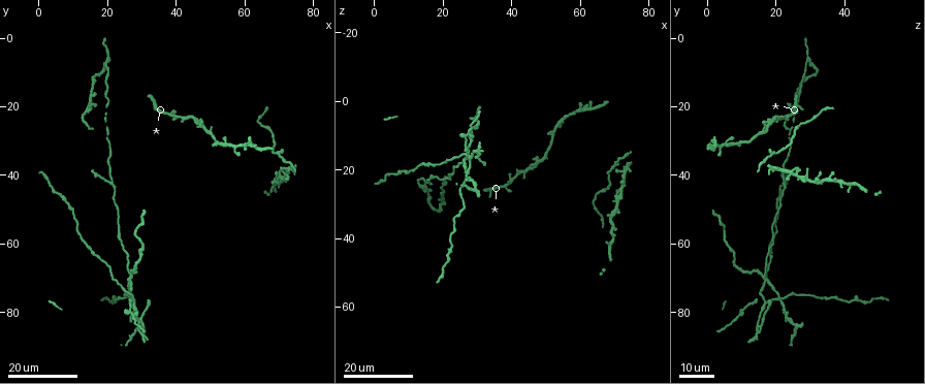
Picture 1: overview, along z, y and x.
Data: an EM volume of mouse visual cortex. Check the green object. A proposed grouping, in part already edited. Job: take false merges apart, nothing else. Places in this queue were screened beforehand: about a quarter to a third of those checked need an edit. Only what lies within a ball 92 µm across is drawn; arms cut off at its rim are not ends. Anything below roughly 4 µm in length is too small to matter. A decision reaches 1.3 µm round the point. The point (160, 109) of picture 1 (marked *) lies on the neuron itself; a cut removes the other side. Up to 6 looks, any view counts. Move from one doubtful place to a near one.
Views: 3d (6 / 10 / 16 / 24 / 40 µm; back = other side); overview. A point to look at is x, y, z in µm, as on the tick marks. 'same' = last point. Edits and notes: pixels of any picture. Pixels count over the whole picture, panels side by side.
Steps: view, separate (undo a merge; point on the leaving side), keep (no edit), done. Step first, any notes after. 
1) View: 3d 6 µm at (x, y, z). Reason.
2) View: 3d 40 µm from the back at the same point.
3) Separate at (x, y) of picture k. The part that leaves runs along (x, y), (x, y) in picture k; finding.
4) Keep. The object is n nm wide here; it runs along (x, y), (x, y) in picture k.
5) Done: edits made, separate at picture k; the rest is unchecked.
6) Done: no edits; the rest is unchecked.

View: 3d 16 µm at (27.0, 69.5, 16.5).

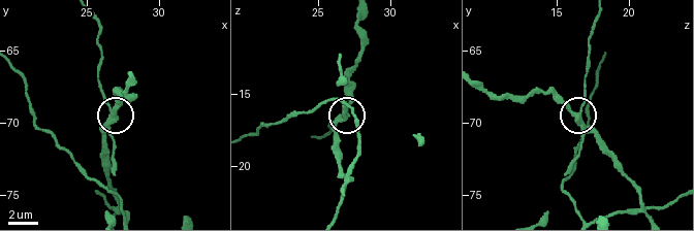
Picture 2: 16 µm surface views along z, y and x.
View: 3d 10 µm at (27.0, 69.6, 16.4).

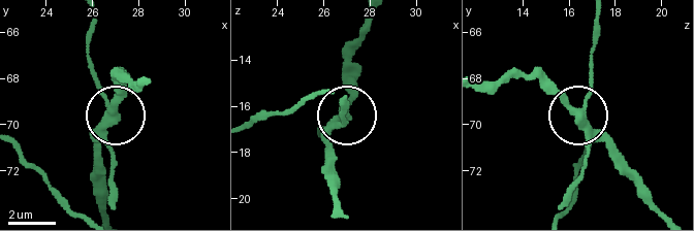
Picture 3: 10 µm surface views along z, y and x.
Separate at (99, 150) of picture 3. 3 arms meet here; the part that leaves runs along (100, 127), (95, 196), (102, 213) in picture 3; two neurons meet here.

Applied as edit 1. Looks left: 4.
View: 3d 24 µm at (21.5, 42.0, 22.0). Arms part here.

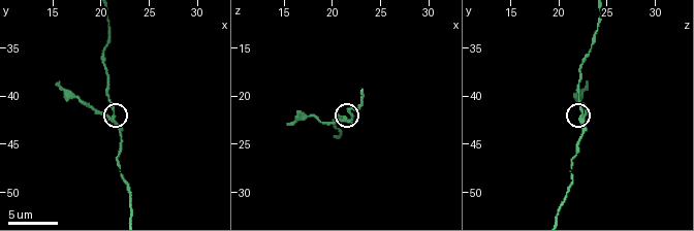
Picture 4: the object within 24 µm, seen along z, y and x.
View: 3d 10 µm at (21.4, 42.4, 22.2).

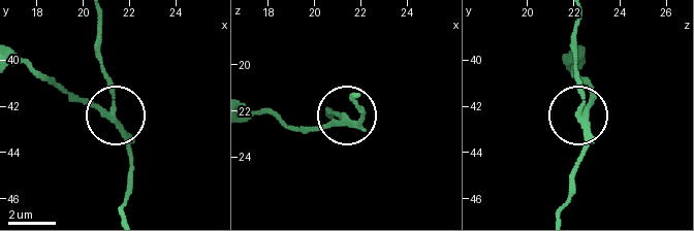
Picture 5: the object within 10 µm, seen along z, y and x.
Separate at (87, 104) of picture 5. The object is 210 nm wide here; the part that leaves runs along (116, 124), (17, 61) in picture 5; a second neuron is stuck on.

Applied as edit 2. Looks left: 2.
View: 3d 24 µm at (26.5, 80.0, 10.5). Four or more arms meet.

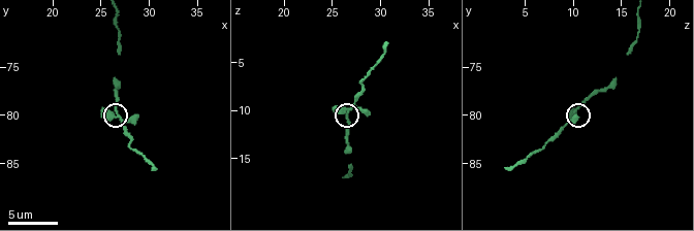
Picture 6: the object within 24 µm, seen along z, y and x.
View: 3d 6 µm at (26.4, 80.0, 10.0).

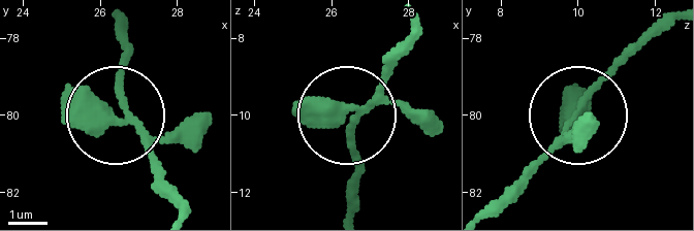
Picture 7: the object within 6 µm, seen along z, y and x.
Keep. 4 arms meet here; all the same neuron.

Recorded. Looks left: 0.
Done: edits made, separate at picture 3, separate at picture 5; the rest is unchecked.

